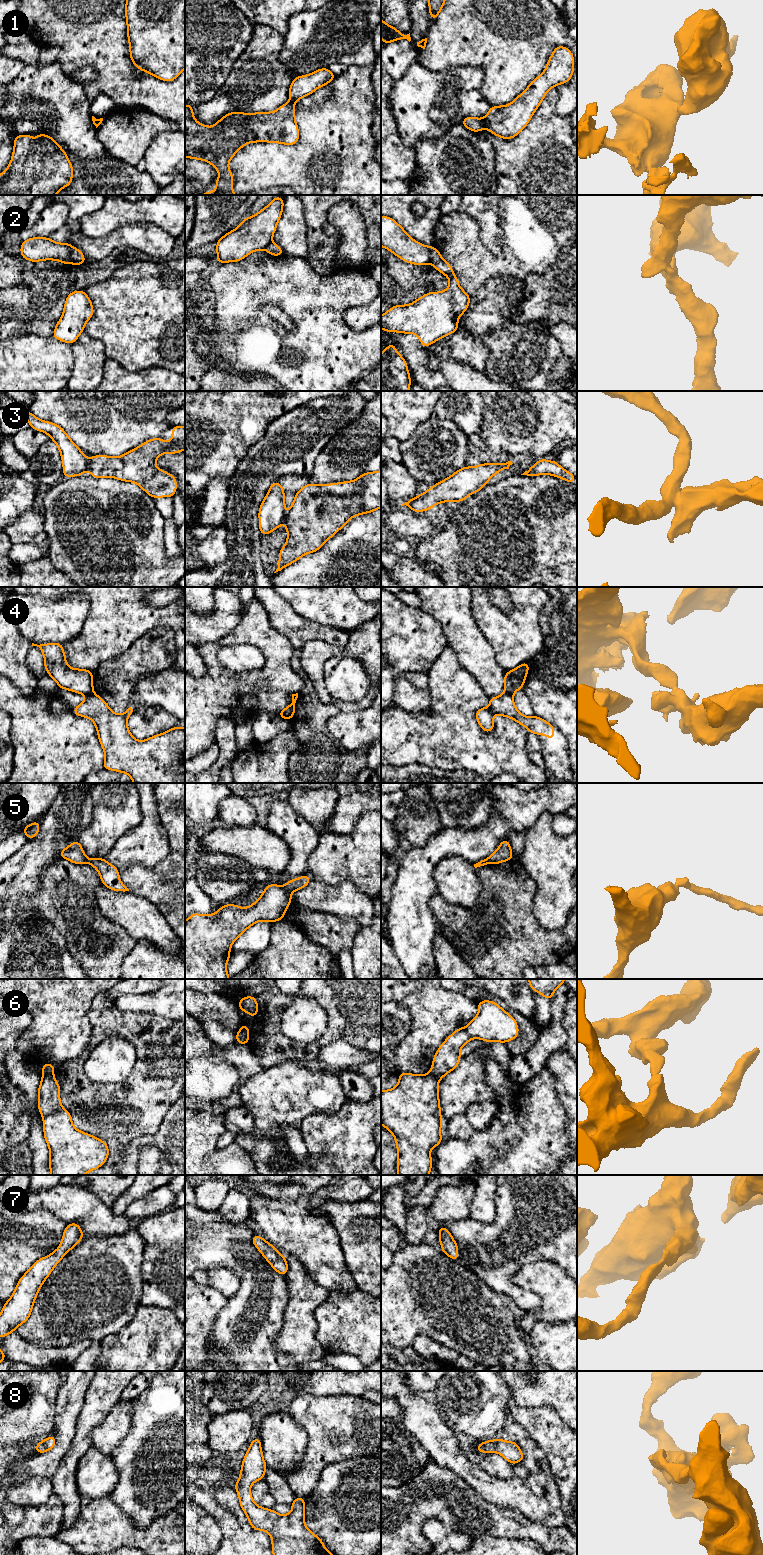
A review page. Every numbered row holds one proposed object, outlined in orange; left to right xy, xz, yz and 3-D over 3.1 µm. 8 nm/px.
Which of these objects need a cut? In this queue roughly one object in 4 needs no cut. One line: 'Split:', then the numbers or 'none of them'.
Split: 1, 2, 3, 4, 5, 6

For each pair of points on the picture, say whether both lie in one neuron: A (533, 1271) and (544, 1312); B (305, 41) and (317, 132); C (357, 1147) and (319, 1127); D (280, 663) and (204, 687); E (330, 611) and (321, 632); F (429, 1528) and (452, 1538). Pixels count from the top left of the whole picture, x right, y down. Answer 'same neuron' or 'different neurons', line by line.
A: same neuron
B: different neurons
C: same neuron
D: same neuron
E: different neurons
F: same neuron

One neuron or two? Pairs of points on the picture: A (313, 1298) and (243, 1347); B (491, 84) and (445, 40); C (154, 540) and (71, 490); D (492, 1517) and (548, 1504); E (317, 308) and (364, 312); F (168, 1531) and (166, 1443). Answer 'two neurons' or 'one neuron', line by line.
A: two neurons
B: one neuron
C: one neuron
D: two neurons
E: two neurons
F: two neurons

